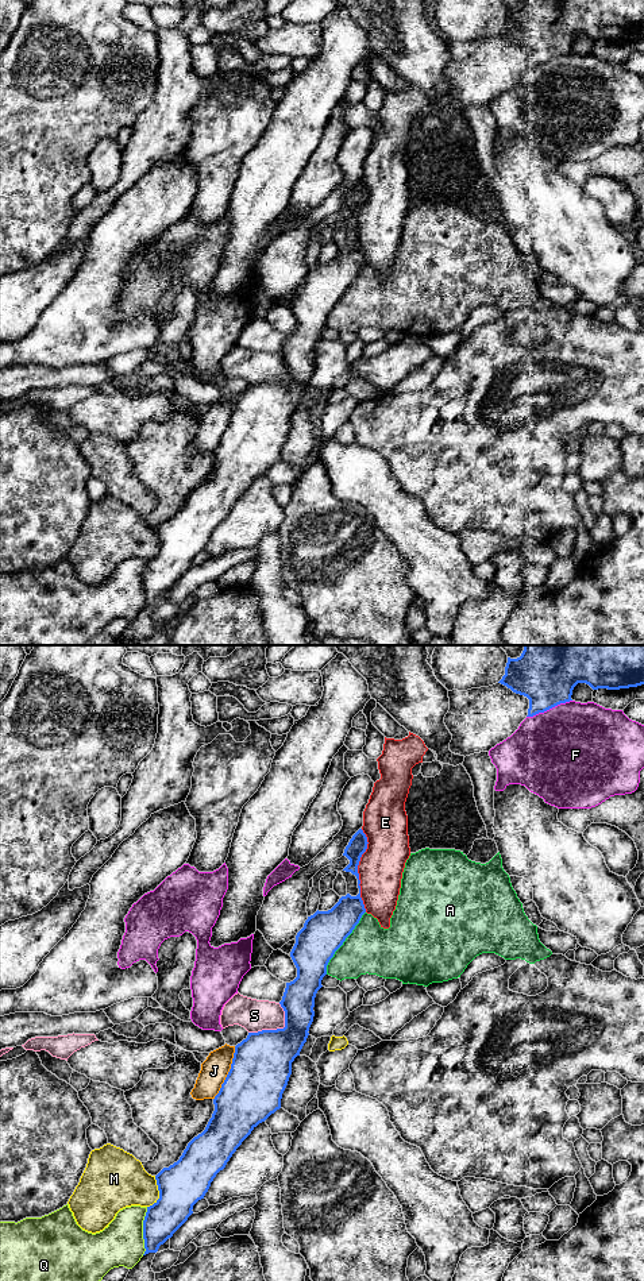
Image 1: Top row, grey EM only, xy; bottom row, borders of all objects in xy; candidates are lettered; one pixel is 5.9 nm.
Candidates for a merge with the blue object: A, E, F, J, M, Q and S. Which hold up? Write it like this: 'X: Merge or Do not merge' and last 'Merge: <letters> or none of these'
A: Do not merge
E: Do not merge
F: Do not merge
J: Do not merge
M: Do not merge
Q: Do not merge
S: Do not merge
Merge: none of these

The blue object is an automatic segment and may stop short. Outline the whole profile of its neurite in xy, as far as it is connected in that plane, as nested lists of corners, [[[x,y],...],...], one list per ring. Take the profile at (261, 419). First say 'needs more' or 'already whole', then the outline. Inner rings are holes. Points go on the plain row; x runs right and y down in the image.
already whole; [[[359,181],[343,205],[350,212],[343,223],[356,228],[359,246],[342,248],[328,263],[317,262],[296,288],[290,309],[297,329],[286,335],[279,354],[285,379],[248,385],[235,398],[231,421],[213,451],[215,463],[205,482],[188,495],[177,514],[155,528],[159,551],[147,559],[143,572],[143,607],[157,605],[173,589],[242,494],[281,460],[292,414],[309,387],[315,350],[327,317],[366,265],[358,217],[367,196]]]

